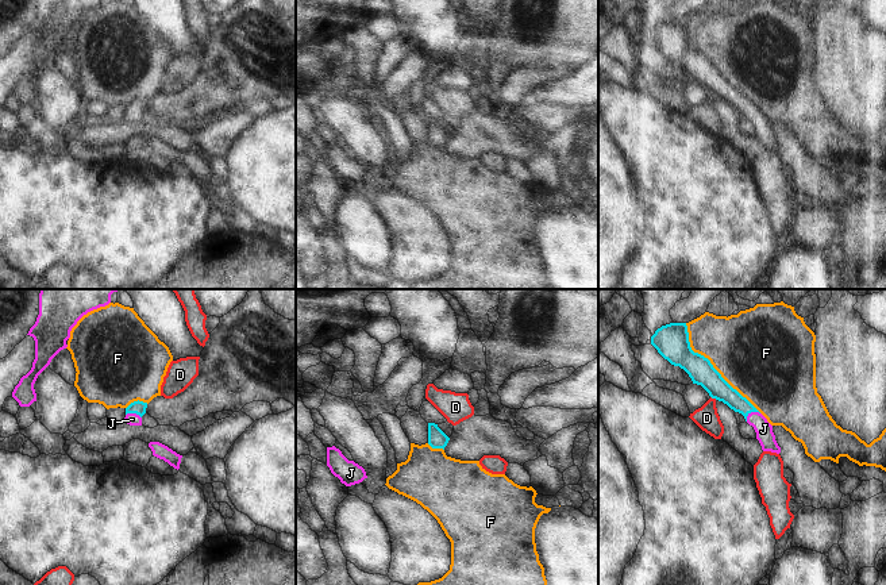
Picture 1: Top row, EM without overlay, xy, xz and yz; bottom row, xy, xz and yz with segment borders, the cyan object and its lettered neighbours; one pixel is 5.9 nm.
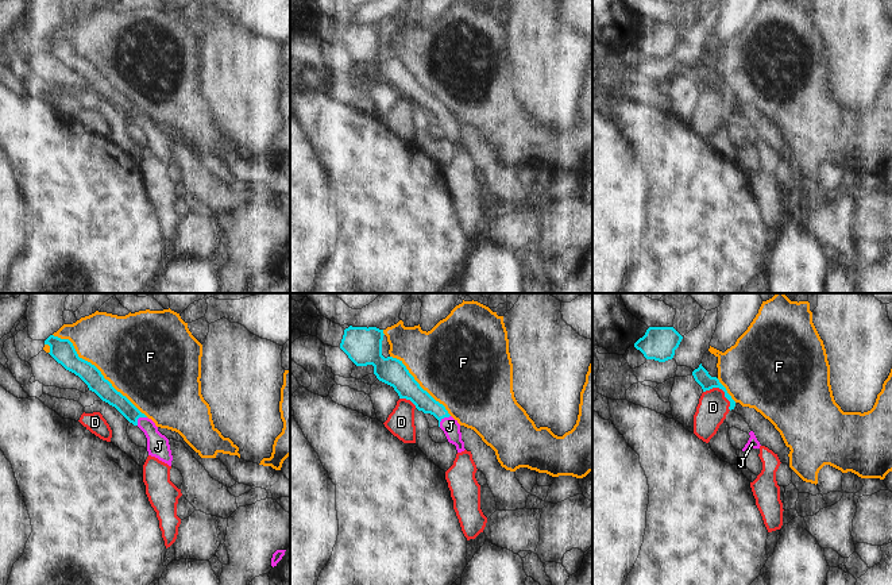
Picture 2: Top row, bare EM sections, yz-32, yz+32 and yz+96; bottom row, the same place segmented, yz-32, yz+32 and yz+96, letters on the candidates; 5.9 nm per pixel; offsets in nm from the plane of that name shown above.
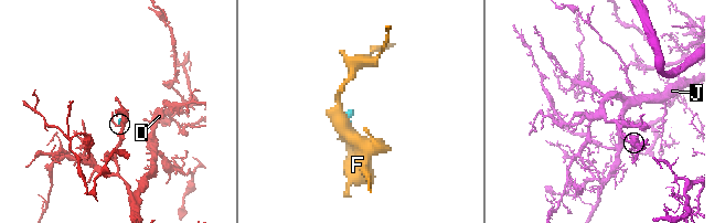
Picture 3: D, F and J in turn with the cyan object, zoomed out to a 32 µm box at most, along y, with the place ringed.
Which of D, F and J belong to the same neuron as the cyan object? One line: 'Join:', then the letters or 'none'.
Join: J

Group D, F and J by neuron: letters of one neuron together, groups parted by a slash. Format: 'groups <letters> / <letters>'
groups D / F / J

